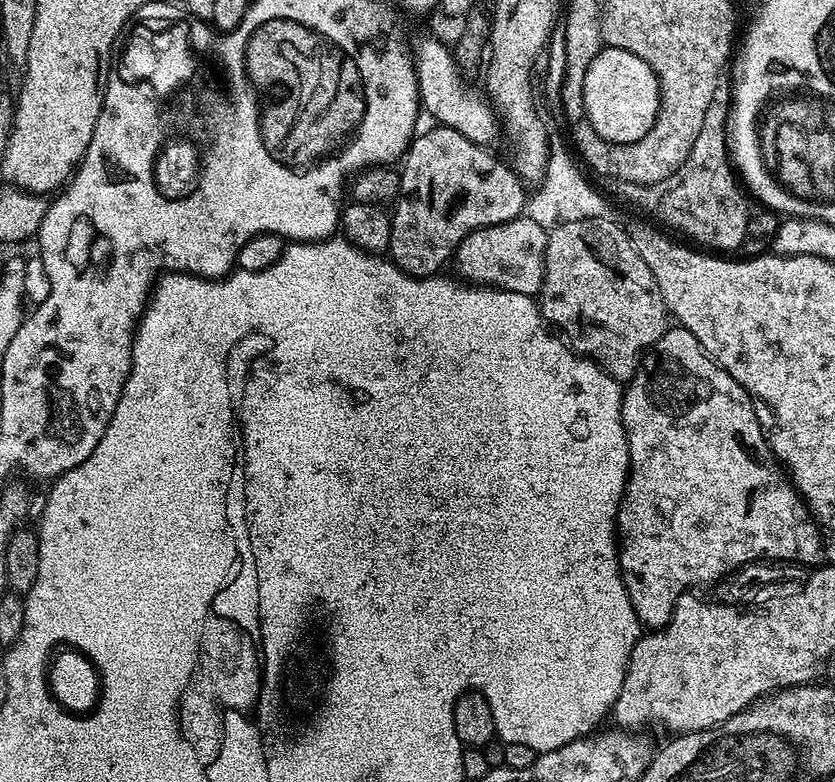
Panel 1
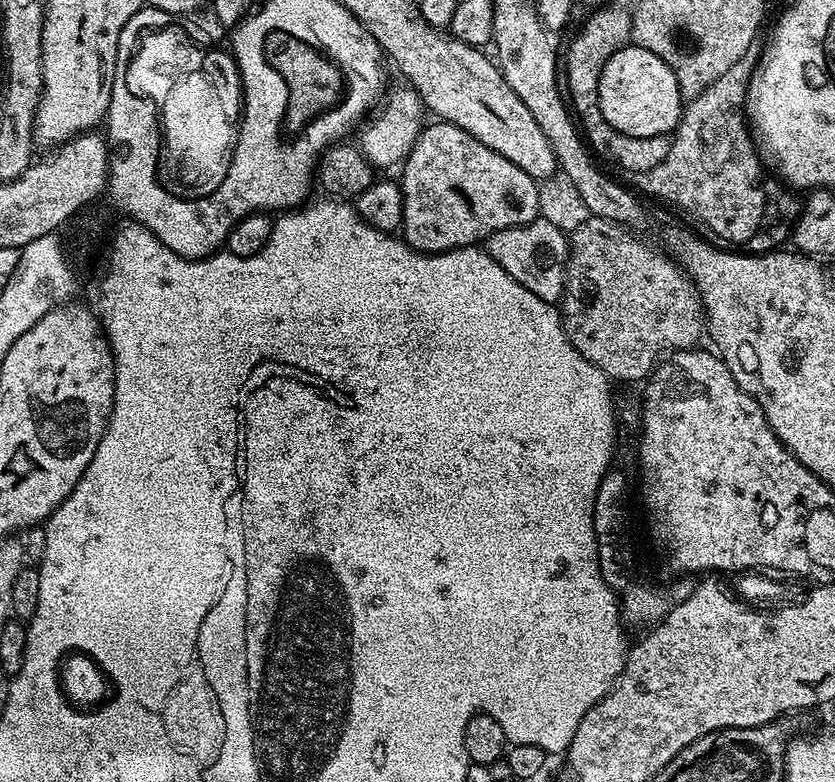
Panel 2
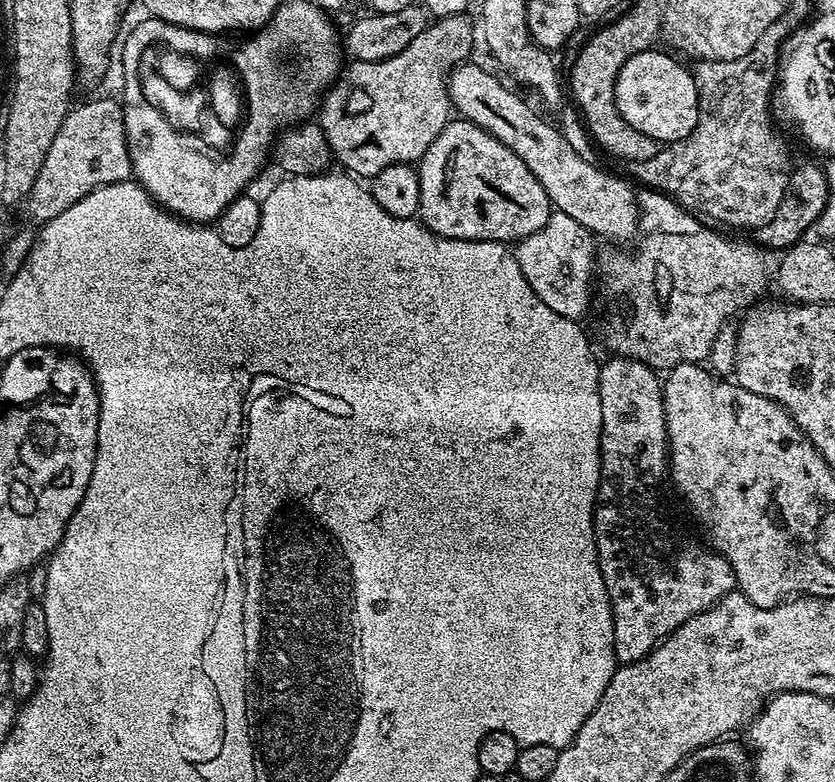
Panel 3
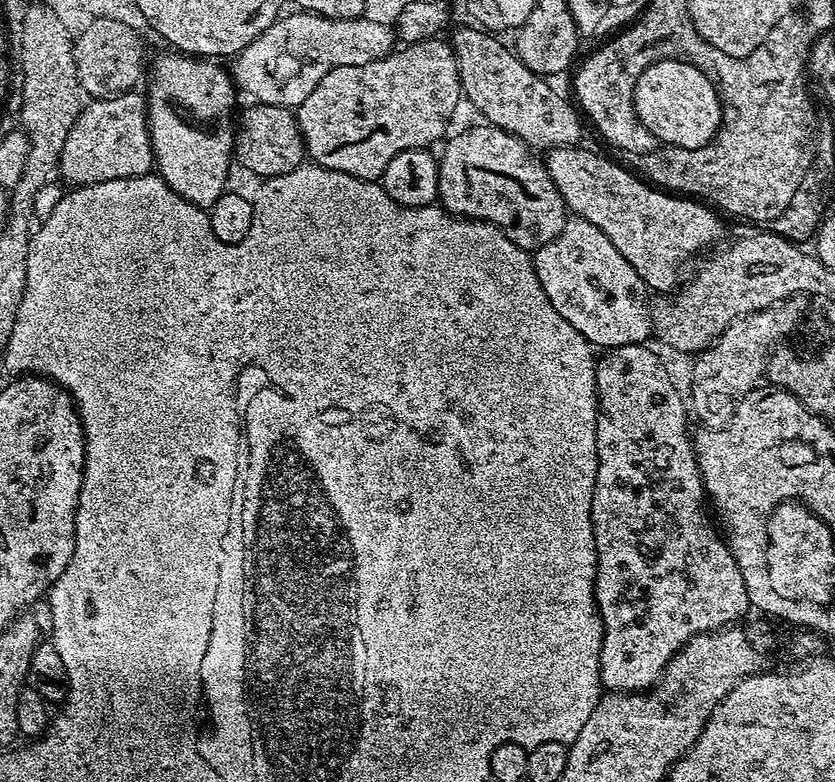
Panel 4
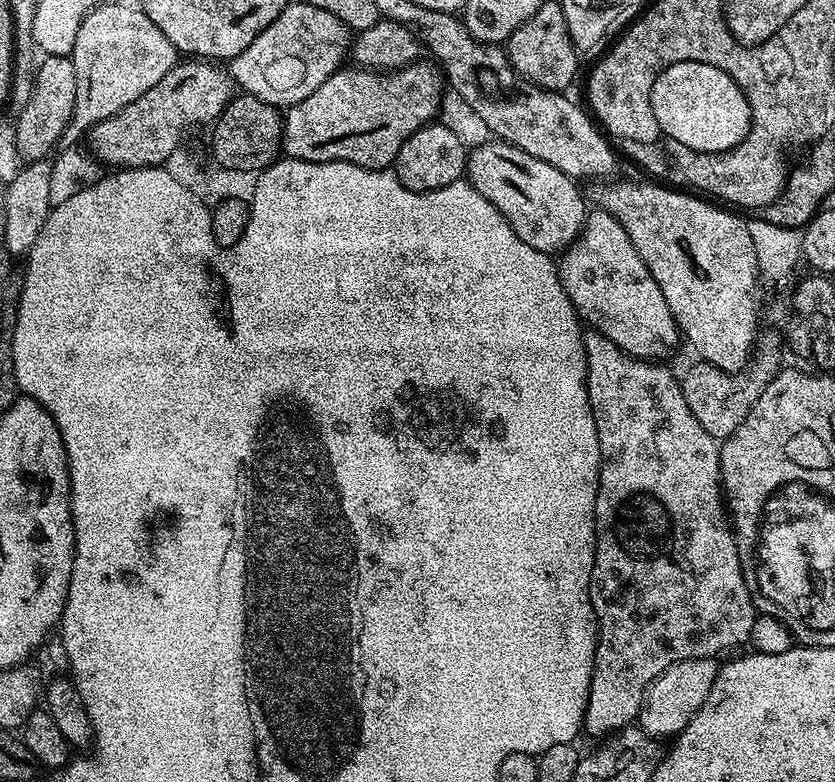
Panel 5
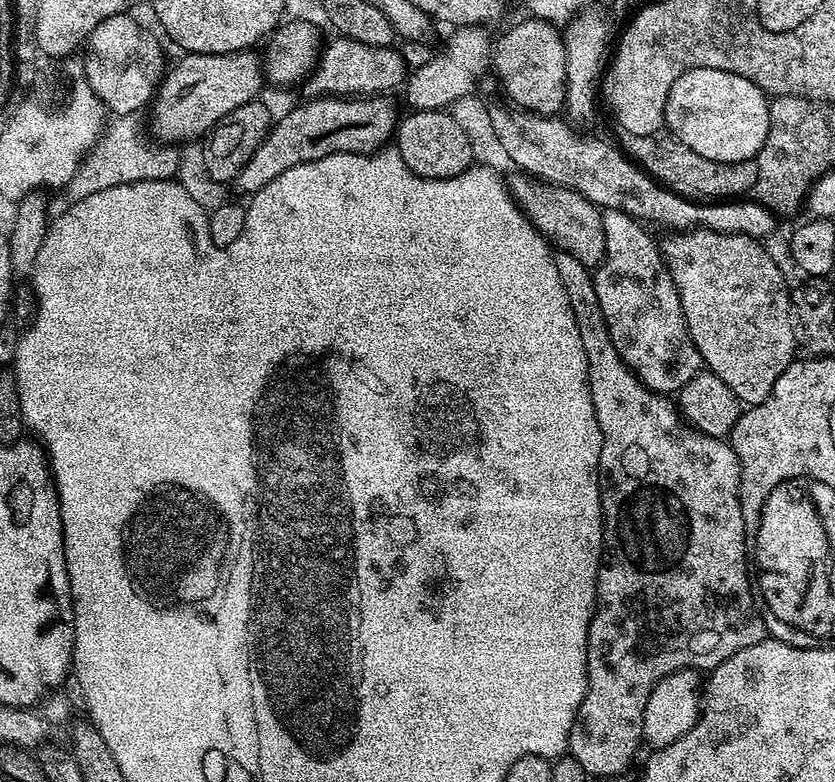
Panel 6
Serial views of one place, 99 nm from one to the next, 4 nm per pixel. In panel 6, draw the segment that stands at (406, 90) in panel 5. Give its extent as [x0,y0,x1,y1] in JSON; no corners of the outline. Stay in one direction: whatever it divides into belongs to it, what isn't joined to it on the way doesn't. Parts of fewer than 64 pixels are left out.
[234,94,398,194]

